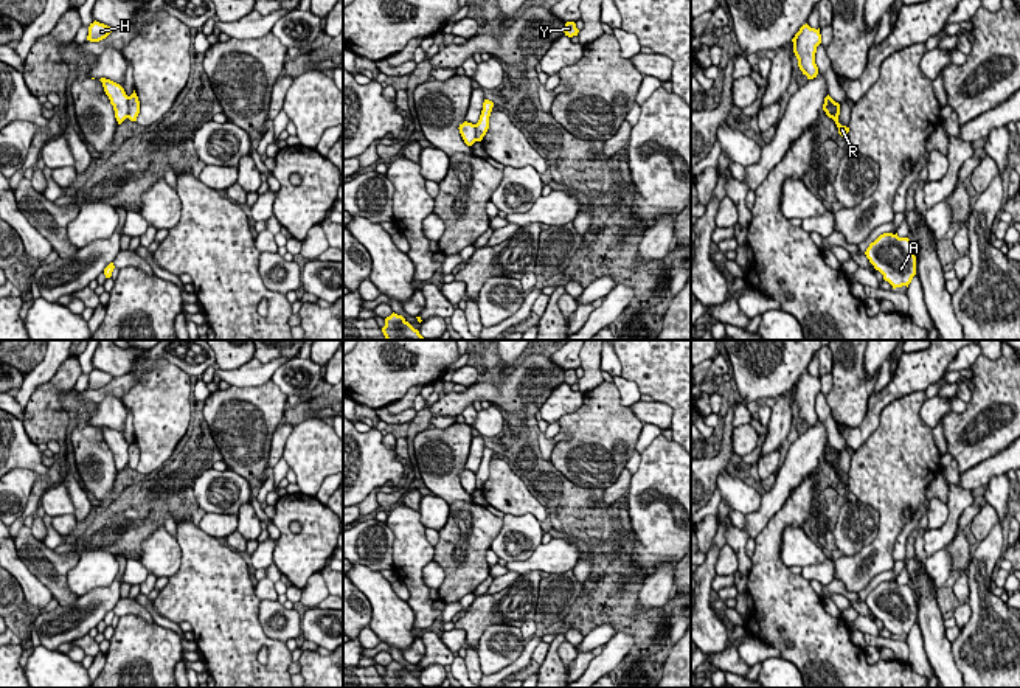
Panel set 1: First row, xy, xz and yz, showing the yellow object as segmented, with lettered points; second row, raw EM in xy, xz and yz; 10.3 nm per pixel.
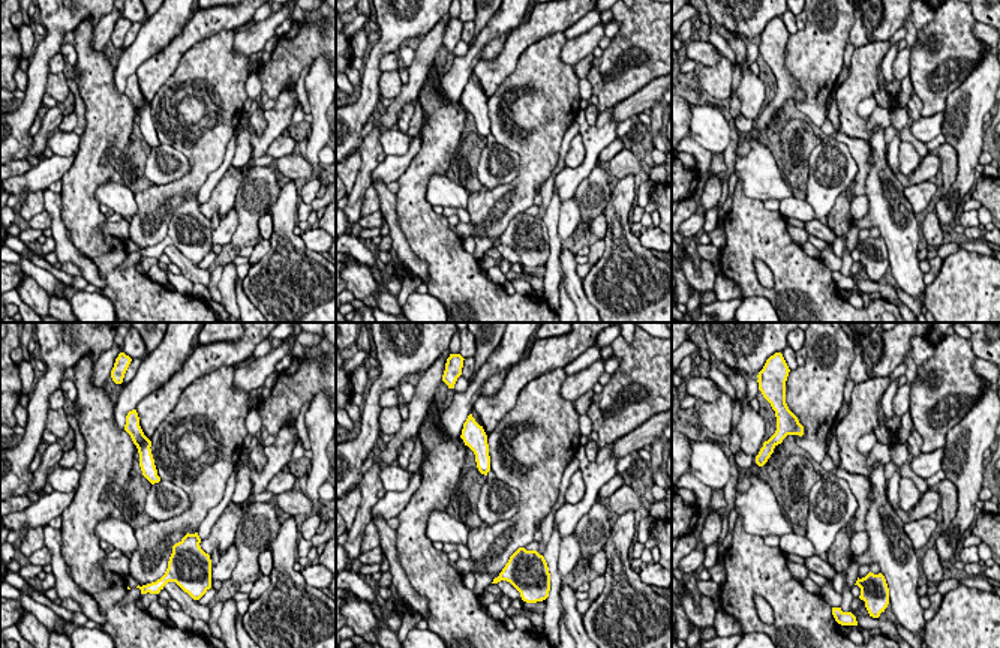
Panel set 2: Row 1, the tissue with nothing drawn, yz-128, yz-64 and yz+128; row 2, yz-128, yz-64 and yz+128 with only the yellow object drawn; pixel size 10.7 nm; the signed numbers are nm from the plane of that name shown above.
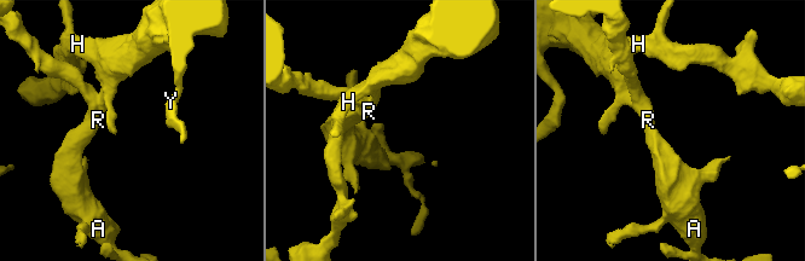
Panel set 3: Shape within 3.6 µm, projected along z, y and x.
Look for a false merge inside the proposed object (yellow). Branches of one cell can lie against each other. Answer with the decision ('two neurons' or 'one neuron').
two neurons

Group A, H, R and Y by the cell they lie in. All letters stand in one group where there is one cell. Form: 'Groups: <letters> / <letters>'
Groups: A R / H Y

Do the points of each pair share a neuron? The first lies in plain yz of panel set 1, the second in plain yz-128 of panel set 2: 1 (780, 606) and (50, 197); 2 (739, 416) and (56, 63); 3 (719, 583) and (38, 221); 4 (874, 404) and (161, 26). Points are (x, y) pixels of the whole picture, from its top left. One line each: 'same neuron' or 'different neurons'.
1: different neurons
2: same neuron
3: same neuron
4: different neurons

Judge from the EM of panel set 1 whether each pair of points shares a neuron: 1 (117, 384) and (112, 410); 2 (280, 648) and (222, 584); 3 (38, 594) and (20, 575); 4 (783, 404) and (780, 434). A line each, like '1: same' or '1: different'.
1: different
2: same
3: same
4: same

